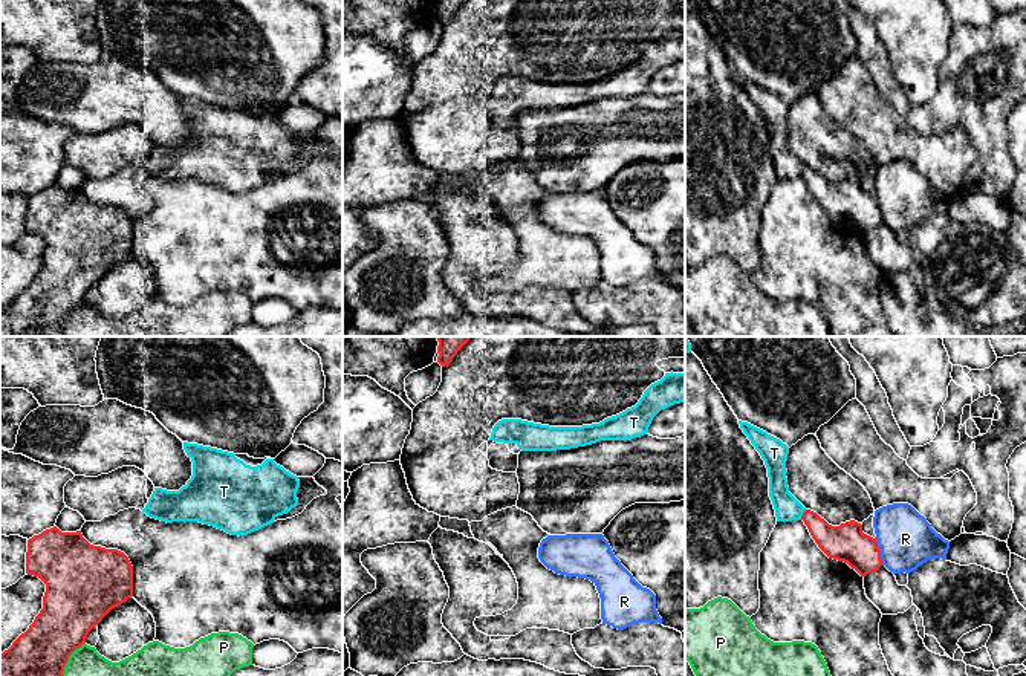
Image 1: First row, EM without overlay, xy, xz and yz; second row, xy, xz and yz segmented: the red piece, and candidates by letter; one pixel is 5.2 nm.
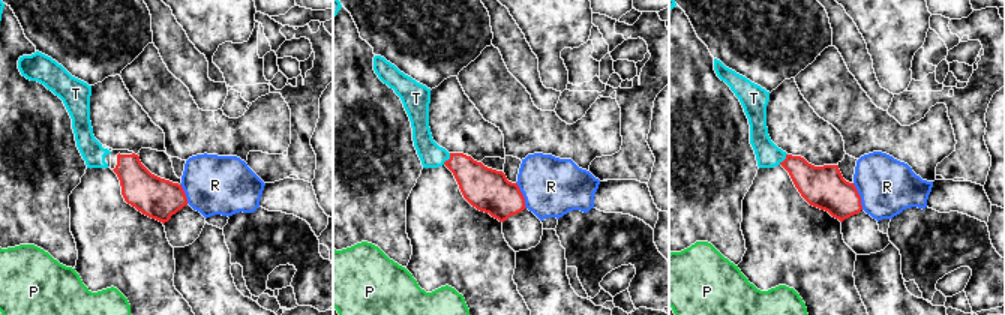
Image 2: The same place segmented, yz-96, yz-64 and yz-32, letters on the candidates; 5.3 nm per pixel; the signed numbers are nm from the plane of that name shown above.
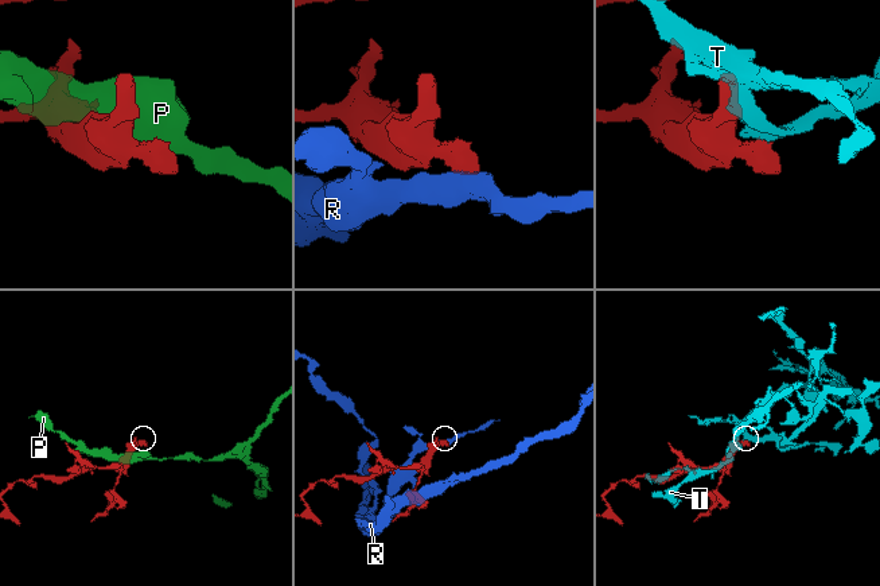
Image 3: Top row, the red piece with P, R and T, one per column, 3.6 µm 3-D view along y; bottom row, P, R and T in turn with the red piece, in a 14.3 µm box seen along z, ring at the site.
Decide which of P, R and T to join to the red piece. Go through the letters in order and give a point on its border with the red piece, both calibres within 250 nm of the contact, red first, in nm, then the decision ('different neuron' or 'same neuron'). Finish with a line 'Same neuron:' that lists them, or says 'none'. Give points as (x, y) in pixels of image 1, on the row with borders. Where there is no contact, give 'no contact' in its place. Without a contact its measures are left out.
P: xy (68, 658) | 300/160 nm | different neuron
R: yz (879, 551) | 200/300 nm | different neuron
T: yz (803, 514) | 180/140 nm | same neuron
Same neuron: T

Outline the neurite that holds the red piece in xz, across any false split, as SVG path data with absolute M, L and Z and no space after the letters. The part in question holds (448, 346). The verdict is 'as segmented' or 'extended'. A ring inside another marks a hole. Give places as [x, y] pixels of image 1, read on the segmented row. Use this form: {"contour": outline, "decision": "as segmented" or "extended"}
{"contour": "M437 336L437 362L445 367L448 366L457 352L469 341L471 336Z", "decision": "as segmented"}

